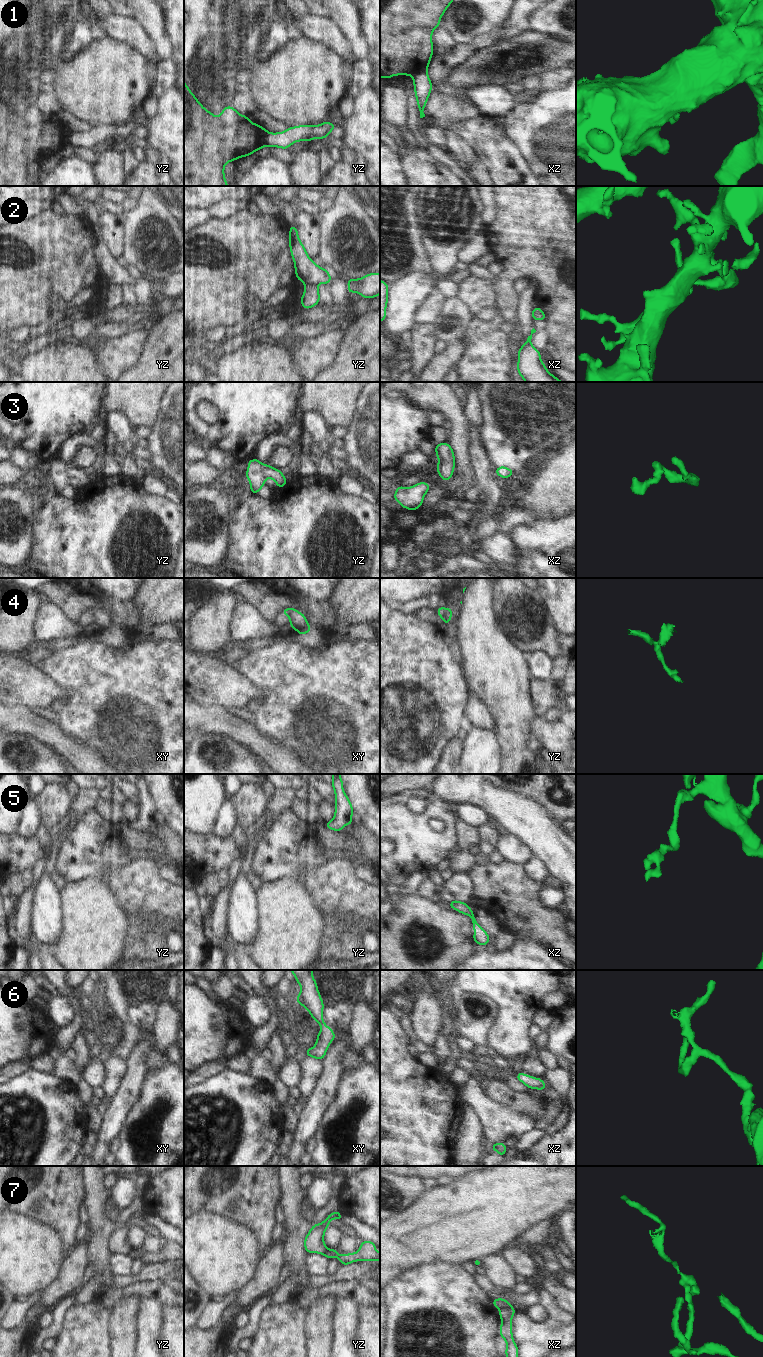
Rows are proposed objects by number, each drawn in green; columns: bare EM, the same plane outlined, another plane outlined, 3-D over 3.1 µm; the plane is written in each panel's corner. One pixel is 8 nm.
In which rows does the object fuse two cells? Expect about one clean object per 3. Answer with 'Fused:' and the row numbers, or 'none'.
Fused: 1, 2, 3, 4, 7

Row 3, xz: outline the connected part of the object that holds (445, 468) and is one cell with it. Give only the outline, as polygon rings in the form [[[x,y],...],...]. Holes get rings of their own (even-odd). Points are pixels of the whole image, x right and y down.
[[[440,460],[440,462],[436,465],[438,474],[444,481],[450,480],[452,478],[454,467],[455,460],[453,461]]]

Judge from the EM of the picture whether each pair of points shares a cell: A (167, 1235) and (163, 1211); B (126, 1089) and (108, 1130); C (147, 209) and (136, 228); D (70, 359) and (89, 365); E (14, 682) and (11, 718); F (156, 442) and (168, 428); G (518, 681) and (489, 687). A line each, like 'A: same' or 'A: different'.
A: different
B: same
C: same
D: same
E: different
F: same
G: same

